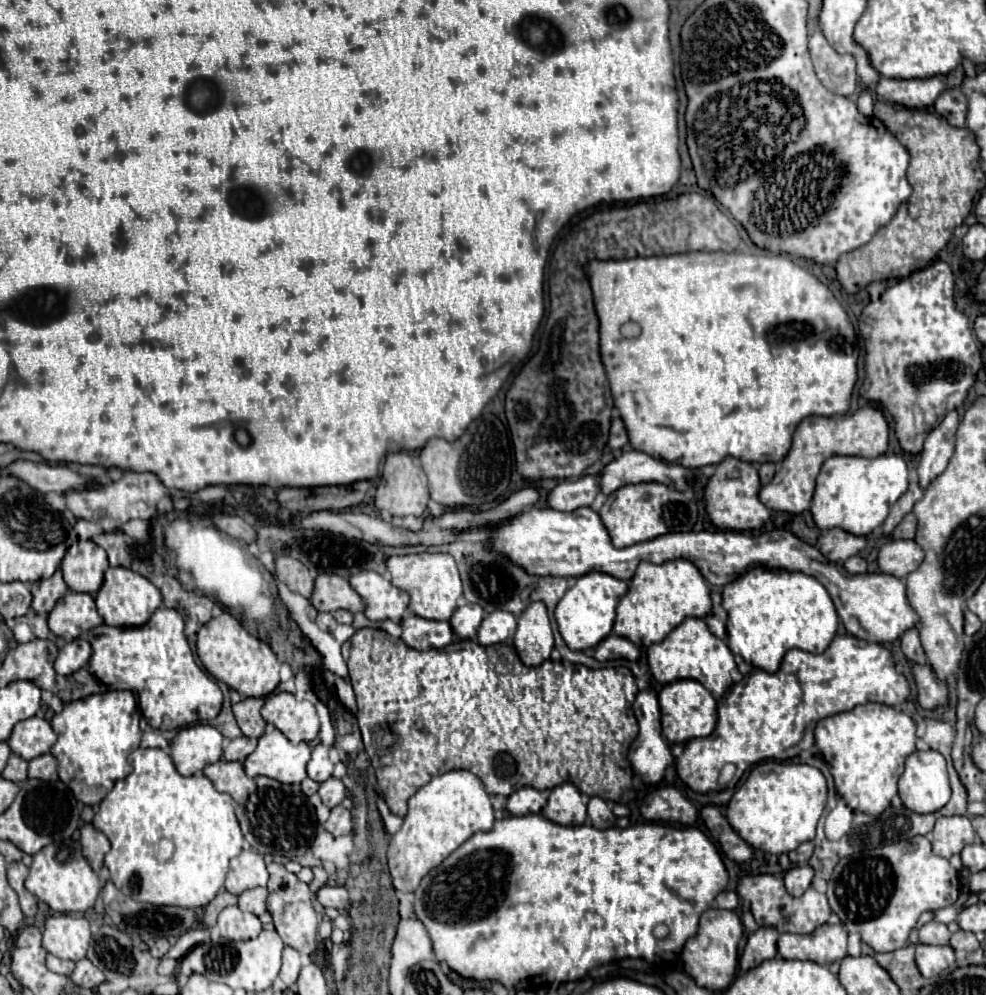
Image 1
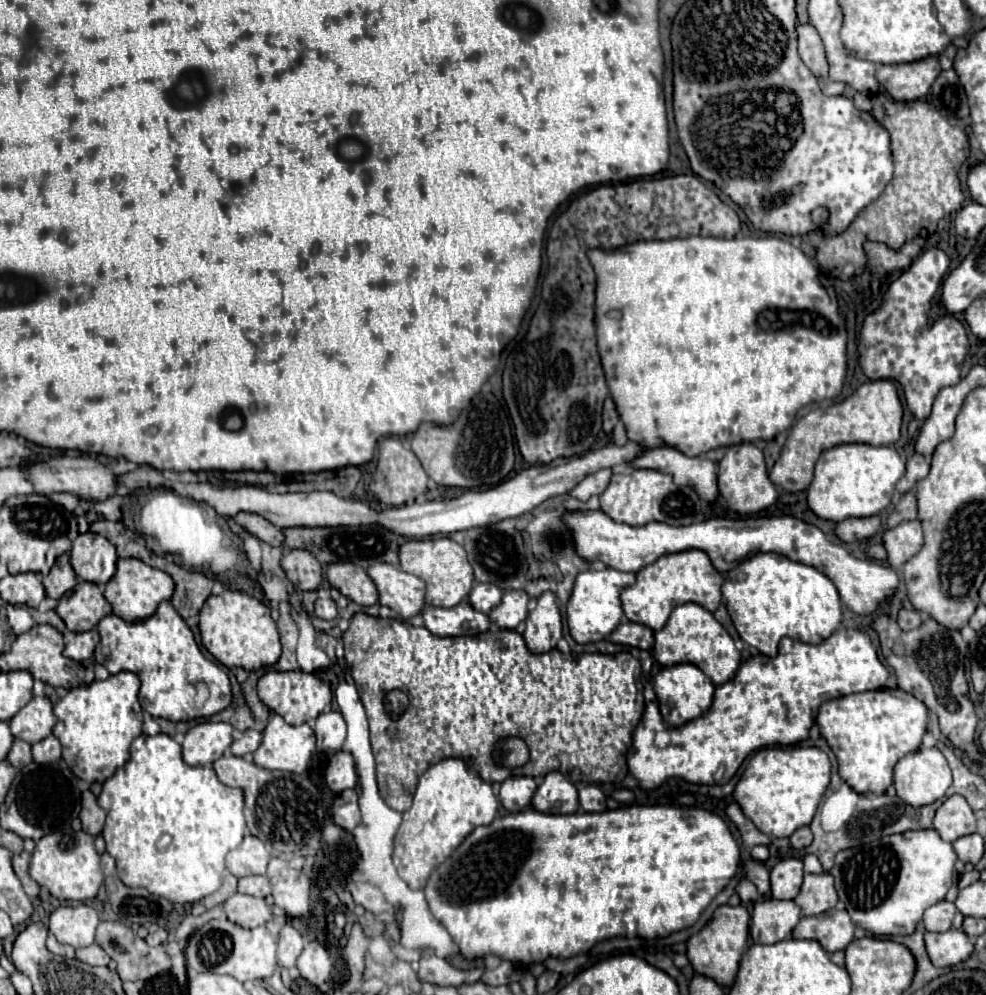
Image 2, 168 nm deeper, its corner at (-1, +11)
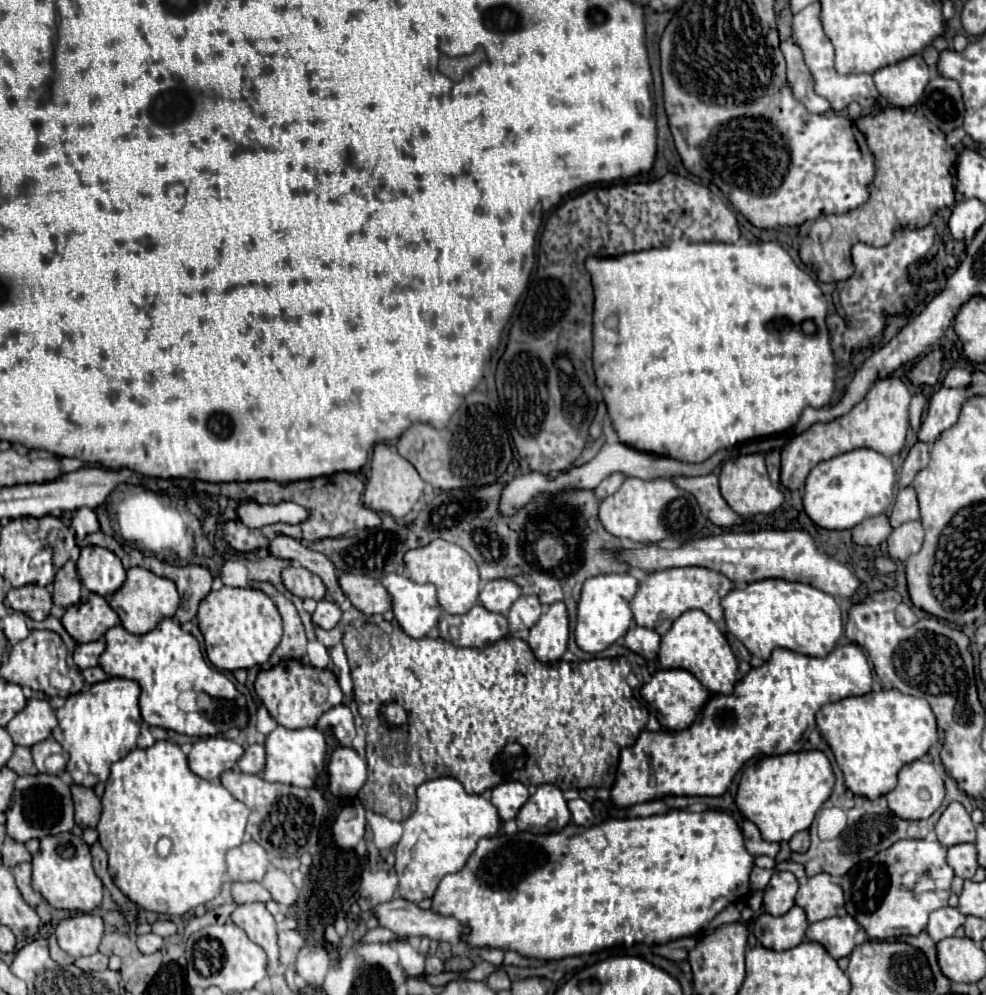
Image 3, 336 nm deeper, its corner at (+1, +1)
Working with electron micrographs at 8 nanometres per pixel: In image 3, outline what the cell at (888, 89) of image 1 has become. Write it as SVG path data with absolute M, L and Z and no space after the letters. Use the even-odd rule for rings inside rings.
M921 54L905 58L903 62L879 68L873 74L879 94L897 108L911 108L923 96L927 82L931 80L929 66Z

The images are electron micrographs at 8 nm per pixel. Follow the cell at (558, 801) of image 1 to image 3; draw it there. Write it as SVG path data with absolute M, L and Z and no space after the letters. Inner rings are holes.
M541 784L537 792L527 800L527 804L517 814L519 830L533 834L549 834L561 830L571 822L571 812L563 792L555 784Z

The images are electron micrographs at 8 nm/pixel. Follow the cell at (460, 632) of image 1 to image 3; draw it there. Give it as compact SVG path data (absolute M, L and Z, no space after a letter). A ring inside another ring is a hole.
M495 580L485 582L483 590L479 592L479 602L487 606L487 610L495 610L497 614L507 614L511 604L521 596L521 590L511 580Z

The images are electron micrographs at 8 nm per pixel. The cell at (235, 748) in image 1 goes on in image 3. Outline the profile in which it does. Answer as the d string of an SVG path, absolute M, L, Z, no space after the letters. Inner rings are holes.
M251 744L245 748L243 758L239 758L237 768L247 774L261 774L265 764L265 748L261 744Z

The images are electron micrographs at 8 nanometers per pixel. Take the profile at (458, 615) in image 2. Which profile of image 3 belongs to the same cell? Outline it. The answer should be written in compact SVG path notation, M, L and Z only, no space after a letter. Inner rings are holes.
M475 604L463 616L441 618L437 624L437 630L443 640L449 640L455 646L483 648L507 636L507 618L503 614L485 610L481 604ZM451 628L457 628L455 638L451 636Z

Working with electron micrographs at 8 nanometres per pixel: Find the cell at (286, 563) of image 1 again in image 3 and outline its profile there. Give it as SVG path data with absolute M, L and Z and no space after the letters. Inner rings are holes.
M289 566L283 570L281 578L283 578L283 586L299 598L323 600L323 596L325 596L325 586L323 586L321 578L313 572L309 572L307 568Z

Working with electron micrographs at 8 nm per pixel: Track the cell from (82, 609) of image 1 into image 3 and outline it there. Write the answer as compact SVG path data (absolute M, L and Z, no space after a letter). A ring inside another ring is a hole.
M83 590L81 600L69 606L61 618L65 630L75 642L99 640L109 628L119 624L119 616L99 594Z

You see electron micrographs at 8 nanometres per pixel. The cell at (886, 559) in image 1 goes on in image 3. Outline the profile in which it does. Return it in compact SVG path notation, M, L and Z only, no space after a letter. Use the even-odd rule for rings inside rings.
M917 520L895 528L887 538L887 554L899 562L905 562L911 554L917 554L921 546L923 546L923 526Z

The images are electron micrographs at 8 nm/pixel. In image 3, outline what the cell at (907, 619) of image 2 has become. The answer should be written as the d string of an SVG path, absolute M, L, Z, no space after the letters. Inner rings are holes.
M899 604L897 610L895 610L895 616L897 616L897 622L901 626L913 626L917 622L917 616L915 616L913 608L907 606L907 604Z

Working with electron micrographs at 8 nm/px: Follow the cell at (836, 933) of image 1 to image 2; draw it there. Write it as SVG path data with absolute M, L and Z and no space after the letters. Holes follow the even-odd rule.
M831 908L819 916L801 918L797 928L793 930L795 938L817 940L829 954L837 950L845 950L845 946L853 940L855 924L847 910Z

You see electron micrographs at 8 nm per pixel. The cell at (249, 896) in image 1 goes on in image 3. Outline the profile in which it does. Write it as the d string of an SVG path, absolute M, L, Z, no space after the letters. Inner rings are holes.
M235 882L231 894L237 904L247 904L247 902L263 902L265 904L271 900L271 894L259 882Z

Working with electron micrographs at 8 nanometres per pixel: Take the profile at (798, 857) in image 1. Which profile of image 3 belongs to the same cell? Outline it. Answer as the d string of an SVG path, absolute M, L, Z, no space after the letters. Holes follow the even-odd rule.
M803 830L803 832L797 832L791 840L789 840L789 846L791 846L791 852L805 852L809 848L809 832Z

